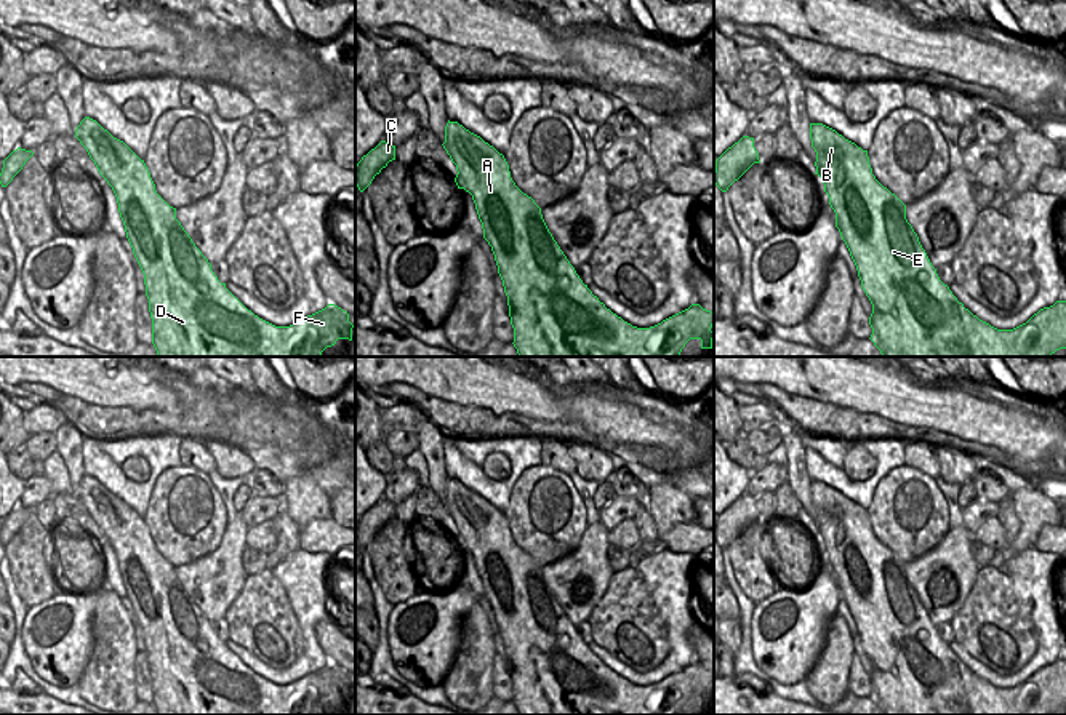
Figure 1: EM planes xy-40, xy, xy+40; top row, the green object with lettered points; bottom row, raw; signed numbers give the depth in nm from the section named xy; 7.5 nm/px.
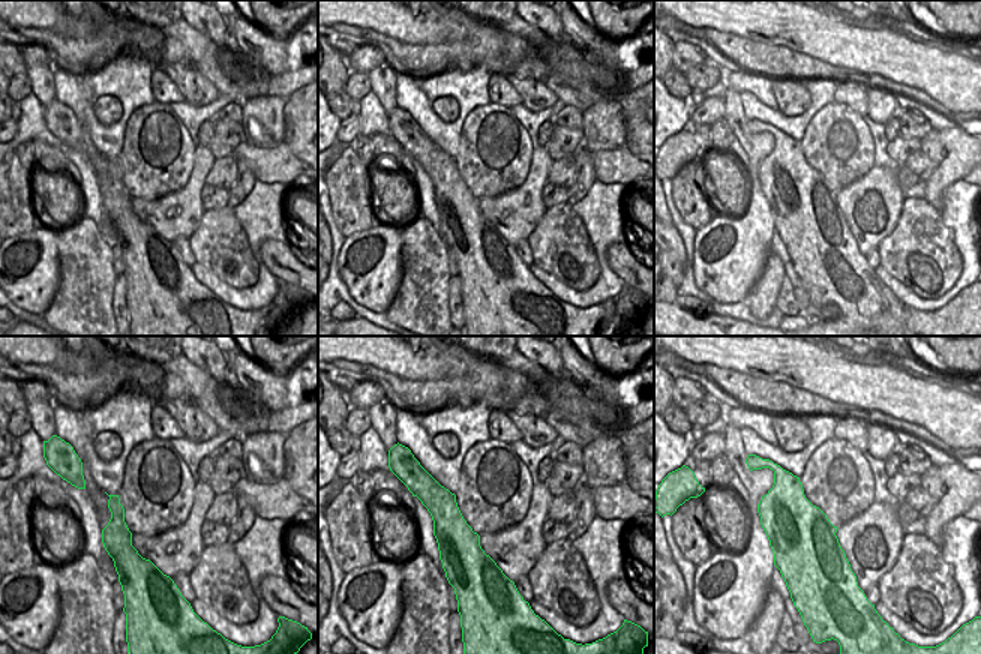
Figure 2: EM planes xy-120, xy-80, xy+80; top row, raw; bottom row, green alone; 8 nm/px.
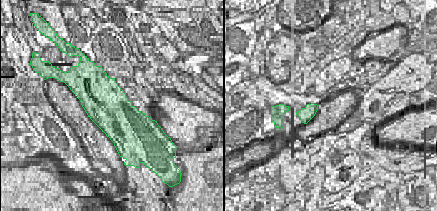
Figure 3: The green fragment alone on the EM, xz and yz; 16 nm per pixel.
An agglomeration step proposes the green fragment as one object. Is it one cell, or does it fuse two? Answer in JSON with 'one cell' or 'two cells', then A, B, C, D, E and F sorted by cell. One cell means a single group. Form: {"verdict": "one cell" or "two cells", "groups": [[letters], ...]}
{"verdict": "one cell", "groups": [["A", "B", "C", "D", "E", "F"]]}

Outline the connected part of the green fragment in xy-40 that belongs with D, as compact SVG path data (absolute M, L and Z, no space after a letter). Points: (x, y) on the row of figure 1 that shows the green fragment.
M90 117L80 122L75 138L86 149L99 174L117 197L126 238L144 274L146 296L152 318L152 344L157 357L322 357L322 352L335 346L338 339L352 341L354 325L349 322L349 314L335 304L328 304L325 309L290 326L275 326L254 315L226 288L226 283L218 280L208 259L176 219L176 208L170 206L157 194L144 160Z

